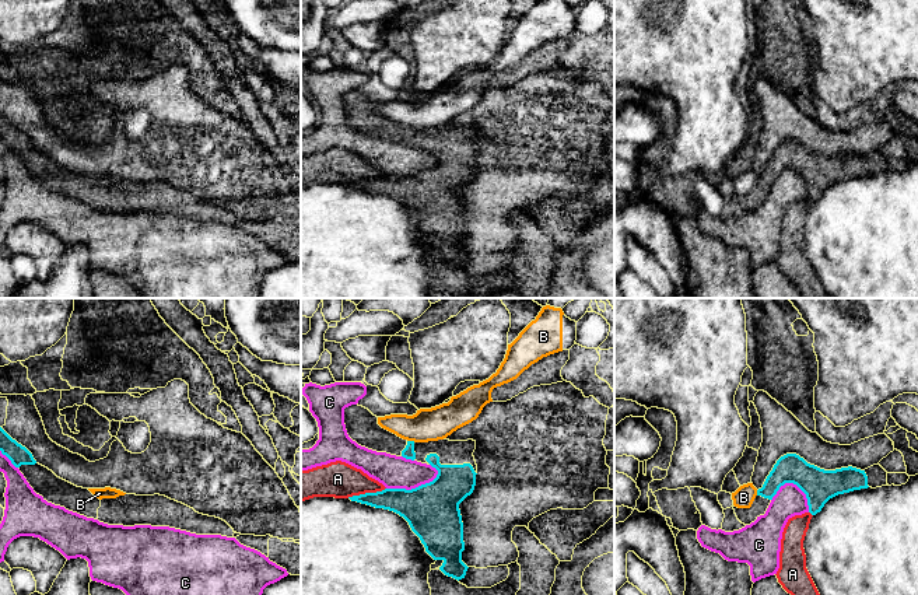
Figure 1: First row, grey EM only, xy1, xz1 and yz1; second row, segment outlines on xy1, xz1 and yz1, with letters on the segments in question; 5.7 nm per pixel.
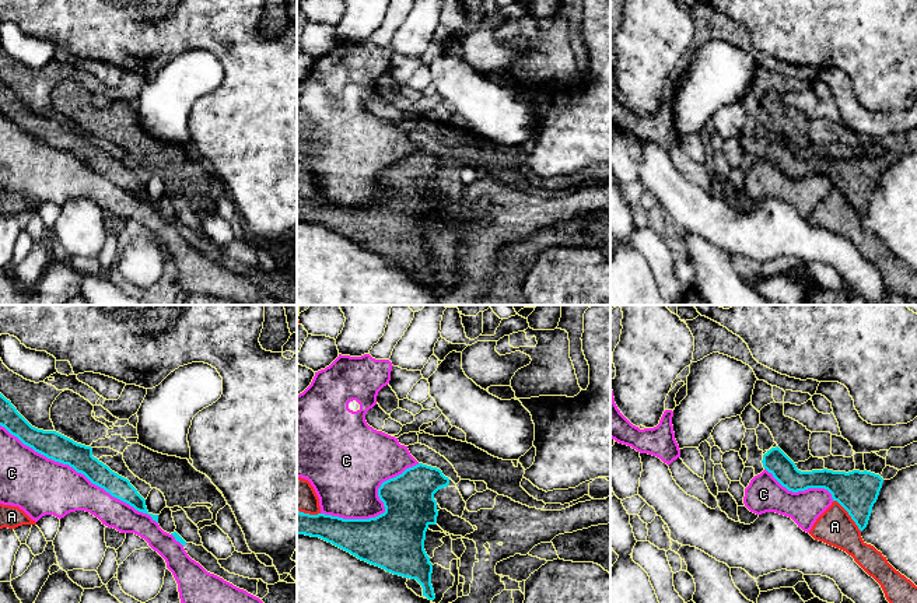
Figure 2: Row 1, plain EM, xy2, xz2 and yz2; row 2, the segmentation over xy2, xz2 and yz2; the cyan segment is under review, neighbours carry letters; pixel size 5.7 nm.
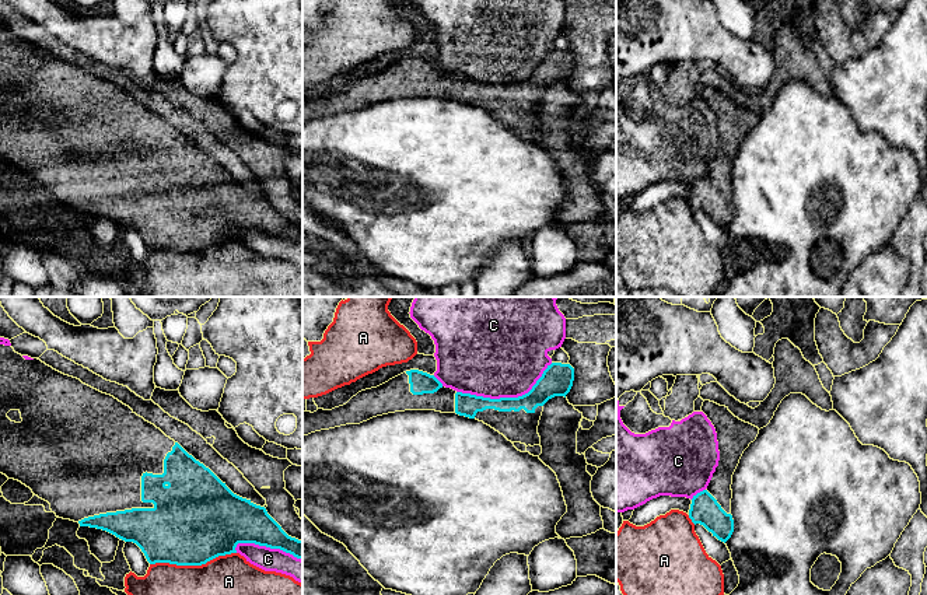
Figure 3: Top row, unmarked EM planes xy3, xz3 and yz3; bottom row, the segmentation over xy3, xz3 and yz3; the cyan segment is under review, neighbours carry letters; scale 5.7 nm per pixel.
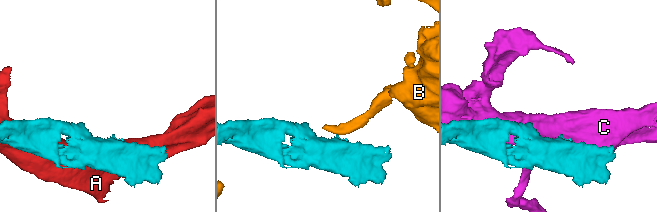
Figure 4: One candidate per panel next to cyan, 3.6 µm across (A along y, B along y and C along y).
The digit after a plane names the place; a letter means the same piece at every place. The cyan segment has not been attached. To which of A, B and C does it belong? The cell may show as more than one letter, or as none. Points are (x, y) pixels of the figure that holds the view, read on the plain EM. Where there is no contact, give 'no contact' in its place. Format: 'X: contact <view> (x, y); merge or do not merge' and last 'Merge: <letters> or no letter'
A: contact xy3 (192, 251); do not merge
B: contact xz1 (412, 128); do not merge
C: contact xy2 (79, 158); do not merge
Merge: no letter

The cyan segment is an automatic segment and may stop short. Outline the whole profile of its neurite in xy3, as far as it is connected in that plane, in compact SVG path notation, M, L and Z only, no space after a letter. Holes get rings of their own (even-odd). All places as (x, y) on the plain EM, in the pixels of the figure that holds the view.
M0 31L0 160L14 165L32 176L35 182L50 190L52 199L63 206L78 209L106 217L125 228L136 230L150 251L169 249L176 252L202 252L207 248L231 239L237 239L238 230L255 230L270 235L280 235L302 246L302 227L288 223L281 213L267 200L265 193L234 181L209 154L189 141L178 129L167 123L154 111L137 102L129 92L111 81L102 80L80 66L64 62L38 45L25 46L11 32ZM10 97L21 99L21 109L7 104Z

